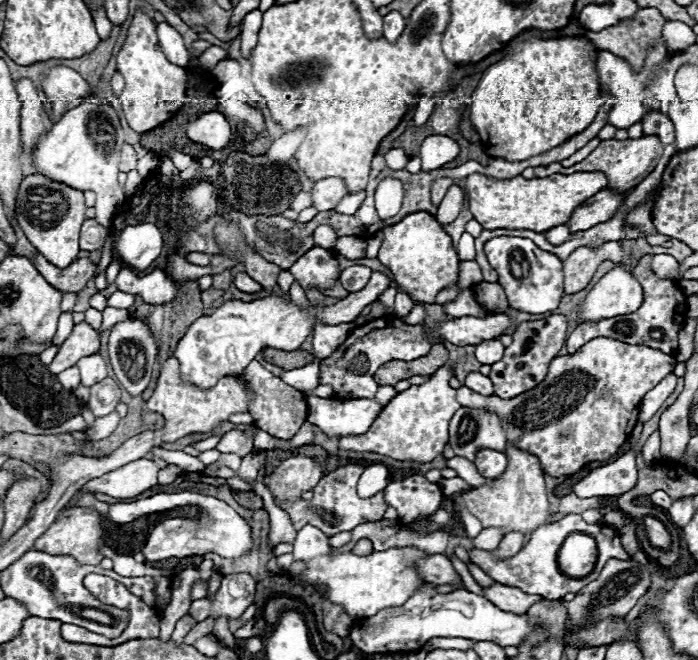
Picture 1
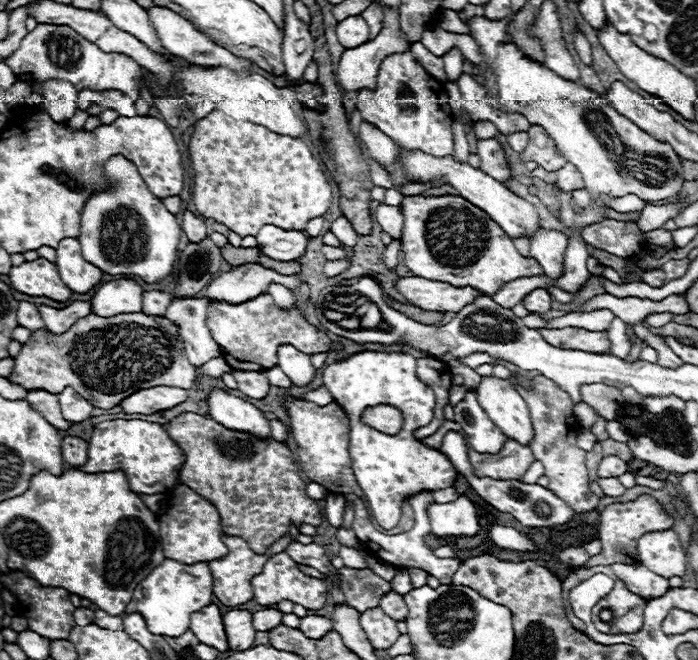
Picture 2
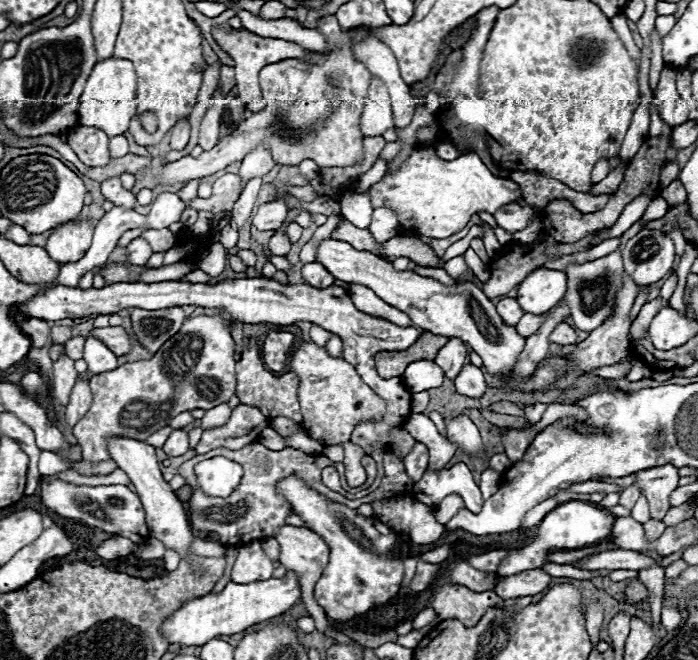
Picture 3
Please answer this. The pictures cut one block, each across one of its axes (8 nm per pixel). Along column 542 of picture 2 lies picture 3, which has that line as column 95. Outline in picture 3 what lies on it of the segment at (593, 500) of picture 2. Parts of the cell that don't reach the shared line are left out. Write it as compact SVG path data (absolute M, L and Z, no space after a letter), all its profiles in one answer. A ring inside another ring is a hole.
M226 314L190 316L184 320L180 332L176 332L176 336L172 336L168 342L164 342L164 346L150 360L130 362L130 364L118 366L112 372L92 376L90 388L94 394L94 402L92 402L88 414L72 430L80 448L82 448L82 460L92 462L92 464L106 462L112 458L106 442L116 436L134 438L134 440L144 442L150 434L168 426L172 422L172 418L176 418L180 412L190 412L196 408L210 410L218 404L228 402L236 394L236 372L234 372L236 360L232 358L234 356L234 340L228 330L230 322L238 322L238 320L228 318ZM136 402L144 402L144 404L148 404L148 408L168 408L168 410L136 410Z

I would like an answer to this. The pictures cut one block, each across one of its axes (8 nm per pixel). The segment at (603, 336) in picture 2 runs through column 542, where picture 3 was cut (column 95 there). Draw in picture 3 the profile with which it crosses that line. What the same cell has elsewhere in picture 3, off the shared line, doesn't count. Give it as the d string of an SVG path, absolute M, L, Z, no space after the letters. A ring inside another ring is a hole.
M106 326L106 328L94 328L88 336L96 336L104 346L108 346L116 356L124 356L130 352L130 334L122 326Z

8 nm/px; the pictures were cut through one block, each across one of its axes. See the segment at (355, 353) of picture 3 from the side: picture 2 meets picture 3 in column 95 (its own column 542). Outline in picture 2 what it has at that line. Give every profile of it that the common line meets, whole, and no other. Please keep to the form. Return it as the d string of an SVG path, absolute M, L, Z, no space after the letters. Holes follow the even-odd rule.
M536 288L536 290L532 290L532 292L522 300L522 304L524 304L530 312L534 312L534 314L546 314L546 312L550 310L552 298L550 298L550 294L548 294L544 288Z

